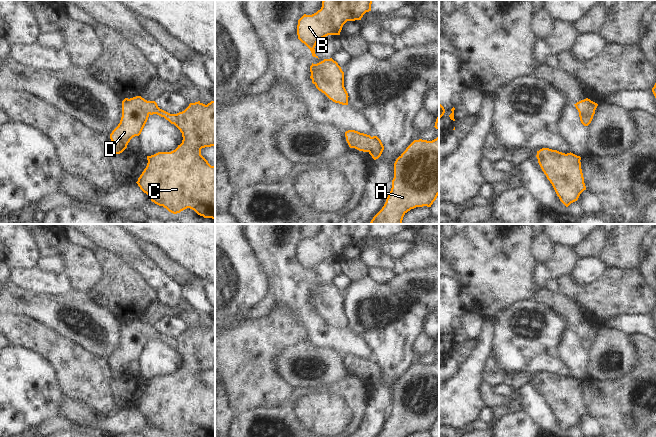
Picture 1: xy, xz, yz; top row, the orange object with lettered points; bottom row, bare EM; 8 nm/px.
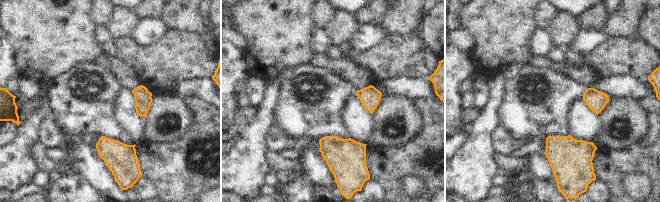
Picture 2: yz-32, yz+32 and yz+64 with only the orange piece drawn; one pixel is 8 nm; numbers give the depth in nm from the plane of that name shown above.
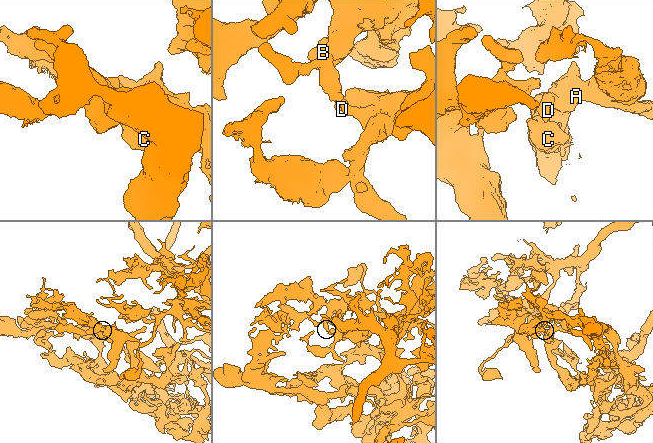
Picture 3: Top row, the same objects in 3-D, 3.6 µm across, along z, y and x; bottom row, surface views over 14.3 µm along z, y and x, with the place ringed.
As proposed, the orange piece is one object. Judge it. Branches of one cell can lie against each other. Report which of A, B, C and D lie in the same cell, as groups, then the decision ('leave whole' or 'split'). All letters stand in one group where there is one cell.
A B C D | leave whole

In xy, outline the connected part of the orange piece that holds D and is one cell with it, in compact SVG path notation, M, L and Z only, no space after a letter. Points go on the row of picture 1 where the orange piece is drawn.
M141 96L130 99L125 98L122 101L122 117L120 123L110 134L115 154L122 153L127 148L130 140L141 134L148 117L153 114L164 117L171 124L174 124L182 133L183 140L182 143L171 152L158 152L154 155L147 156L147 166L136 183L140 189L149 196L152 202L163 206L173 214L180 213L190 208L204 218L212 218L215 220L215 166L211 166L201 155L202 148L215 146L215 100L207 105L200 101L190 103L184 111L177 114L170 114L160 109L155 101L147 101Z

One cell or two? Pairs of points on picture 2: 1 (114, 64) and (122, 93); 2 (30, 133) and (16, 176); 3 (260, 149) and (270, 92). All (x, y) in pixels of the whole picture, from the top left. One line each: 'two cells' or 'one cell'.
1: two cells
2: one cell
3: one cell

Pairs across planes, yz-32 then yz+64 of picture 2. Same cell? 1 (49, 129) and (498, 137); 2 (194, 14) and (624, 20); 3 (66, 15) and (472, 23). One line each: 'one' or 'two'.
1: one
2: one
3: one

